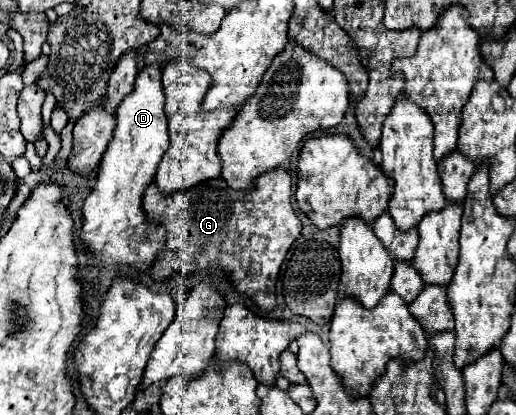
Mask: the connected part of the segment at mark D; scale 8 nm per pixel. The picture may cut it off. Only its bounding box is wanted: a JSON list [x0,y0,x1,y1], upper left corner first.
[80,64,168,270]

